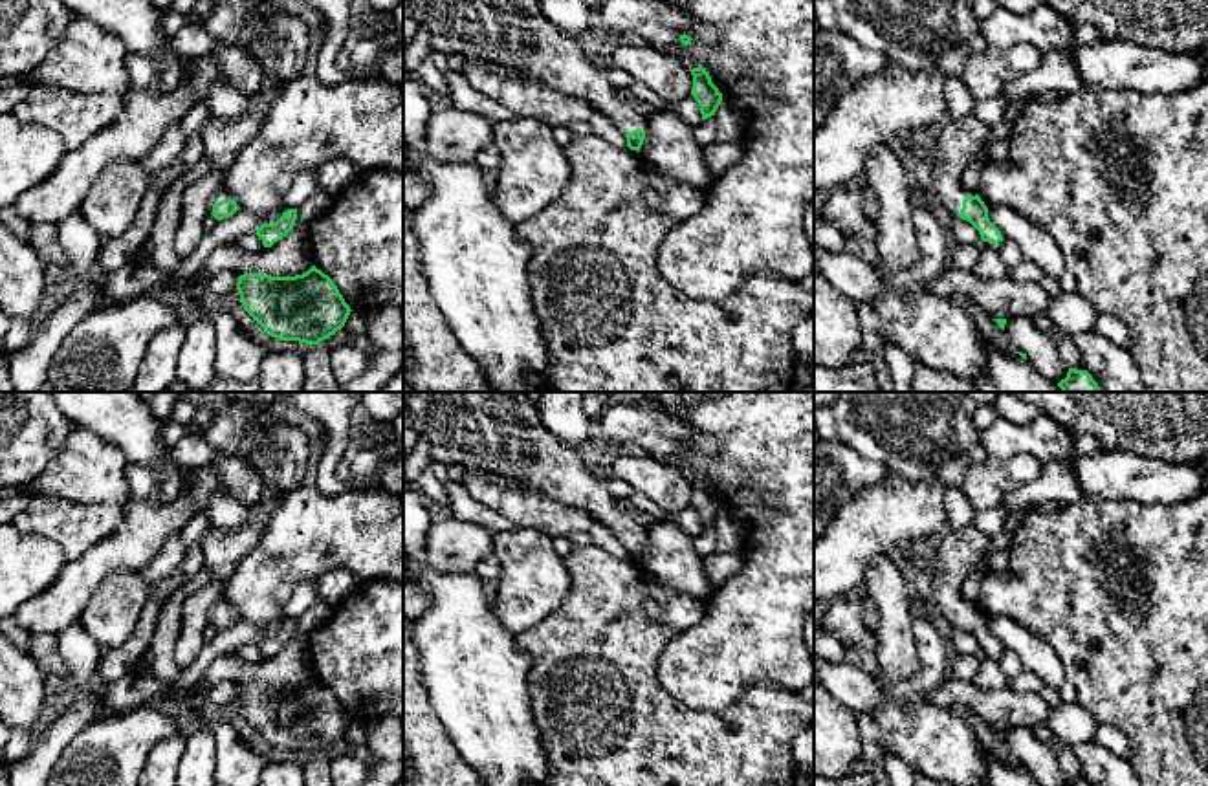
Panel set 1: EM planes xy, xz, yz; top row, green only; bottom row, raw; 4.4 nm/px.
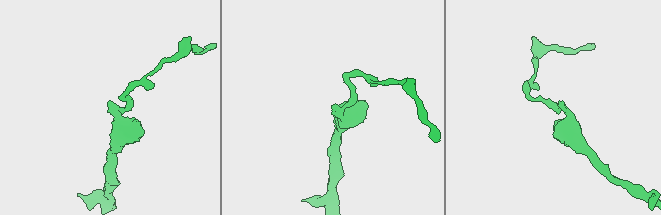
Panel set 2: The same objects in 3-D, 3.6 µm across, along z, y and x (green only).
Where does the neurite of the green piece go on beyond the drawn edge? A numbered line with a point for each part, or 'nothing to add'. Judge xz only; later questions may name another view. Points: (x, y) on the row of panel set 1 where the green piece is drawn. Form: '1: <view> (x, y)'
1: xz (512, 37)

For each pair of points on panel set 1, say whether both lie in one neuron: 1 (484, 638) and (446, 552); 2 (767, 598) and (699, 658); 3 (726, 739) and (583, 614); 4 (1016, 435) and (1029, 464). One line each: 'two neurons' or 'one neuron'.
1: two neurons
2: one neuron
3: one neuron
4: two neurons

